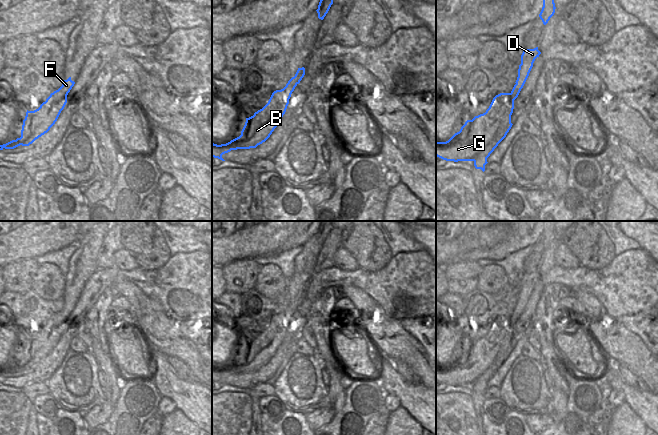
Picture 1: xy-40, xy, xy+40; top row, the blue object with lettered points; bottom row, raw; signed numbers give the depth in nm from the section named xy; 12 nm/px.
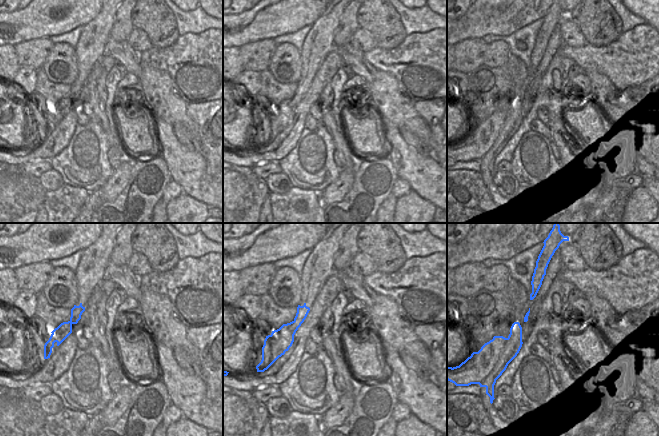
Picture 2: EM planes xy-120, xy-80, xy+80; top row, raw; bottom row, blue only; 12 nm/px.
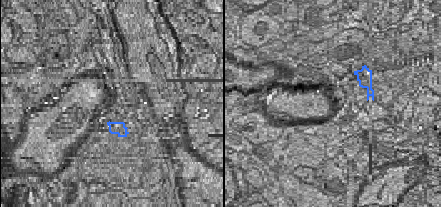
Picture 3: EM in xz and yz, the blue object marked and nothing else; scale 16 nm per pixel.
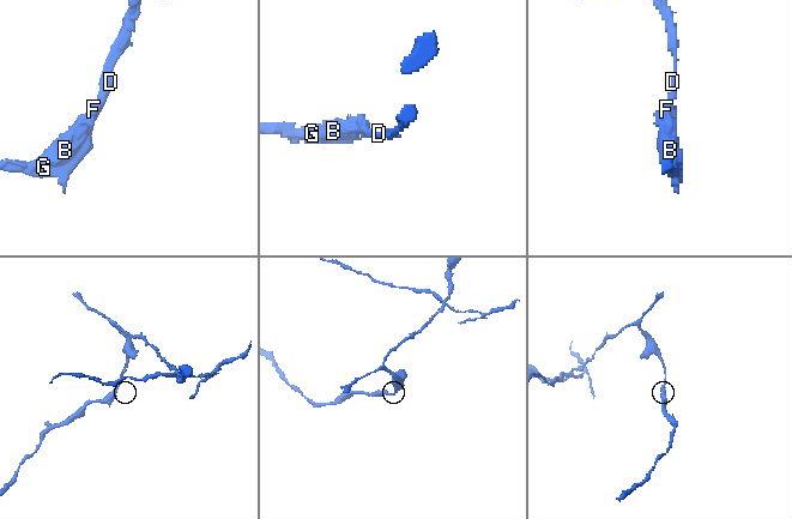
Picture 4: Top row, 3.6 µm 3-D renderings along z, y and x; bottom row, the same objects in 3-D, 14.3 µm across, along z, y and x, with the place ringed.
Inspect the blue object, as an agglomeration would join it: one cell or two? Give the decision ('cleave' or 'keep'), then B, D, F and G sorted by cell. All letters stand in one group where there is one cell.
cleave; B F G / D

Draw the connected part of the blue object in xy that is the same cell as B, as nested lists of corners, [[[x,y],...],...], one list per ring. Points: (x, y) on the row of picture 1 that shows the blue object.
[[[298,68],[286,86],[281,90],[272,93],[268,103],[253,116],[246,118],[241,135],[226,144],[217,145],[212,143],[212,157],[225,161],[222,155],[237,149],[256,148],[265,142],[281,121],[285,110],[281,109],[283,94],[292,94],[295,87],[300,83],[305,75],[305,68]]]

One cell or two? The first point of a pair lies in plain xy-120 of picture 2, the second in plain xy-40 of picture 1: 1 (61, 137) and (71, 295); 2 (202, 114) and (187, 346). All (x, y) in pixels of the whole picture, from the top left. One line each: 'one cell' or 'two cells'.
1: two cells
2: two cells

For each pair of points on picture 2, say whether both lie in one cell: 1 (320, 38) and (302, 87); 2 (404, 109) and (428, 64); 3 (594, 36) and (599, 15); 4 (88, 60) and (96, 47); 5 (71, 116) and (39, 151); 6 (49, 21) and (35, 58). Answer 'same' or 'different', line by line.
1: same
2: different
3: same
4: same
5: same
6: different

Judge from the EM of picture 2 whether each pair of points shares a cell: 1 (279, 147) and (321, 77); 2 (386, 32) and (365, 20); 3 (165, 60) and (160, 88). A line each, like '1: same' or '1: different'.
1: same
2: same
3: different

